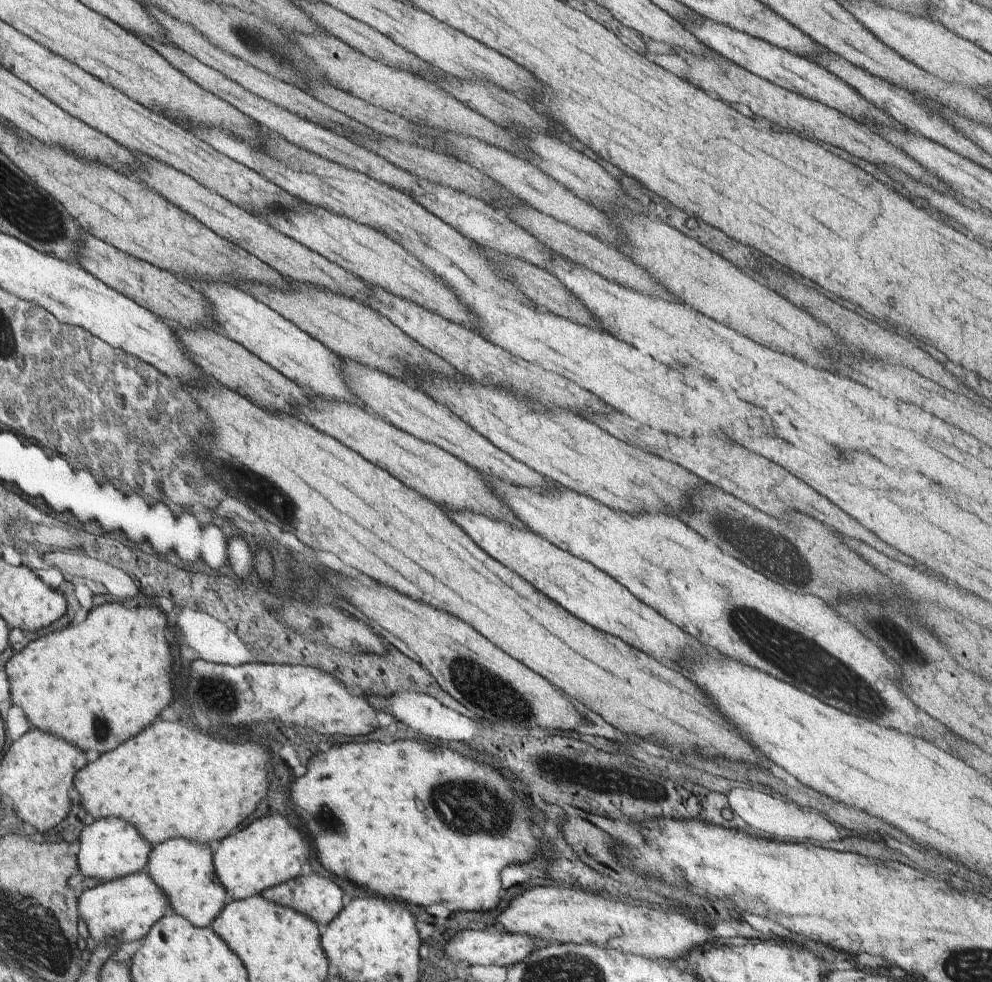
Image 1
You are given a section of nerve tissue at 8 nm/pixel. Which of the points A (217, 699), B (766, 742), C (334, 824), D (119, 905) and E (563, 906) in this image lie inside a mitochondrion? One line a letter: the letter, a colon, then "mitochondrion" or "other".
A: mitochondrion
B: other
C: mitochondrion
D: other
E: other

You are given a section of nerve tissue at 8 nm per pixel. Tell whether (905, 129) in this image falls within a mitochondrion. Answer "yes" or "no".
no

